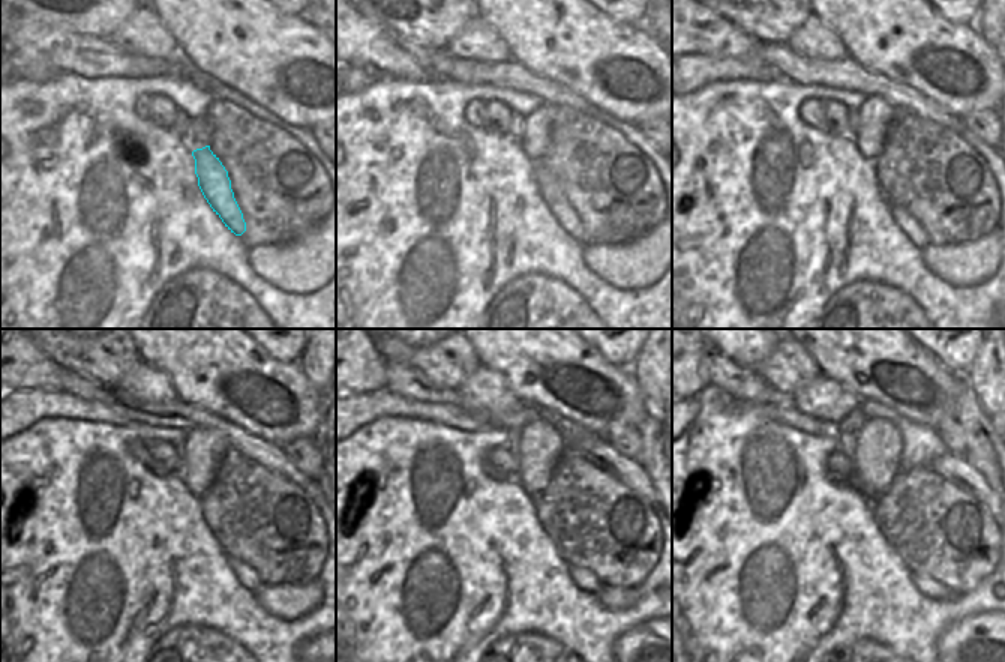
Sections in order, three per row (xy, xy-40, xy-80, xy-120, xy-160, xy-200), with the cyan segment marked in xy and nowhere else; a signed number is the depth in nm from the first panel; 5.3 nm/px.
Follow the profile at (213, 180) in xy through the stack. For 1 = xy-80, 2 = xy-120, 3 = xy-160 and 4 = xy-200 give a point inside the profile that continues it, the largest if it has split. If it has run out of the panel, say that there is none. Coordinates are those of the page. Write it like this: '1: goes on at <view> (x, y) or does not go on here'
1: goes on at xy-80 (911, 227)
2: goes on at xy-120 (246, 575)
3: goes on at xy-160 (585, 580)
4: goes on at xy-200 (924, 584)

